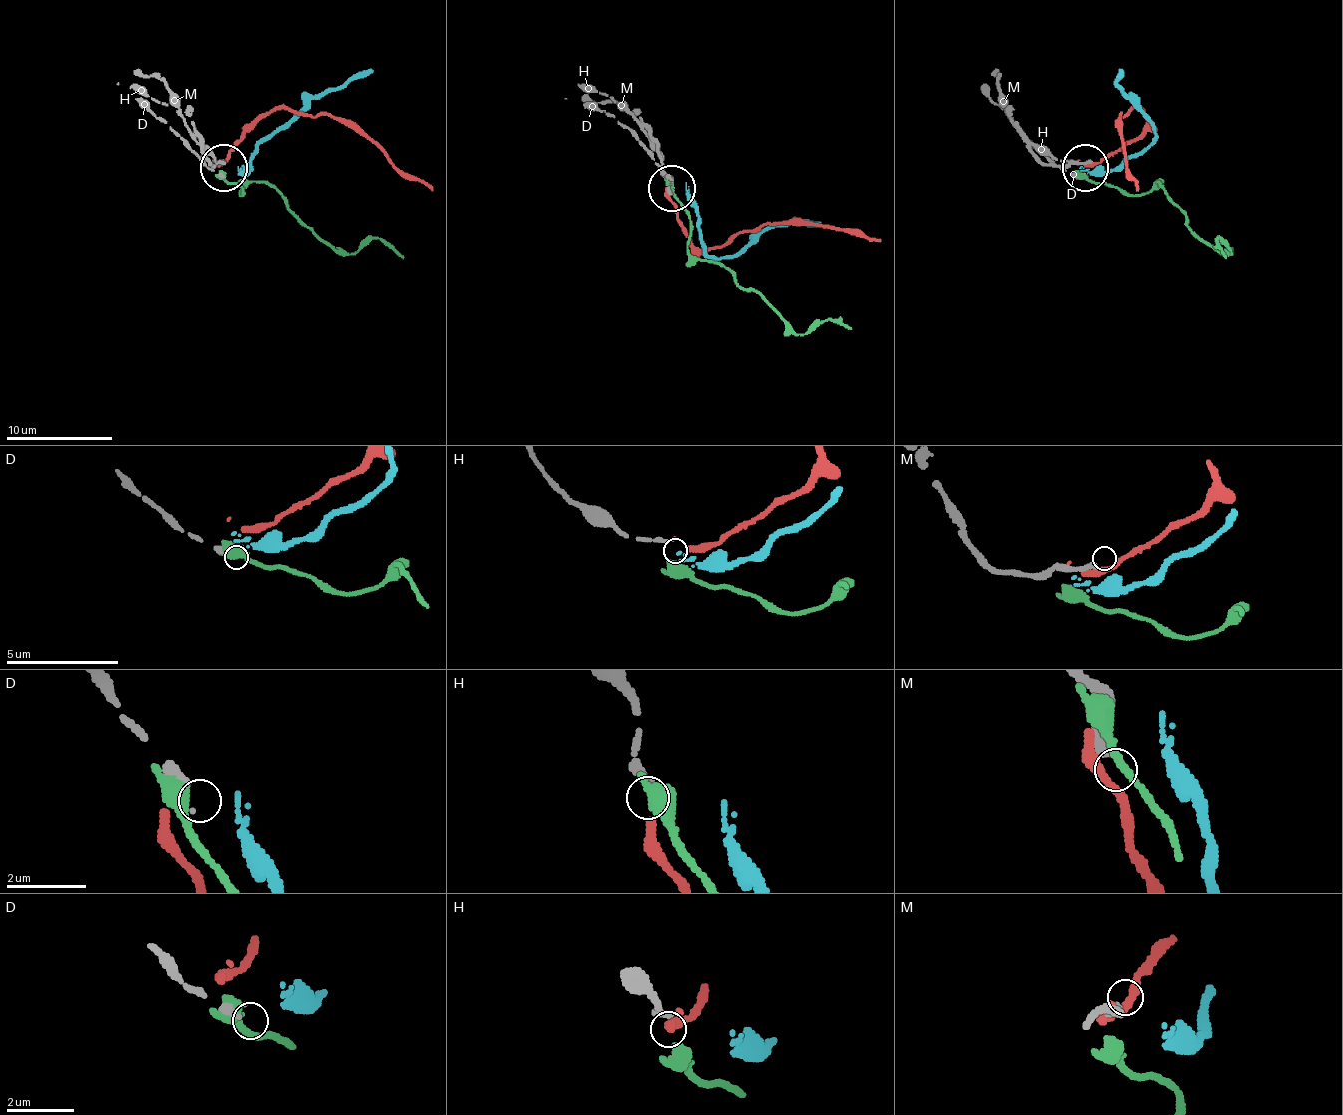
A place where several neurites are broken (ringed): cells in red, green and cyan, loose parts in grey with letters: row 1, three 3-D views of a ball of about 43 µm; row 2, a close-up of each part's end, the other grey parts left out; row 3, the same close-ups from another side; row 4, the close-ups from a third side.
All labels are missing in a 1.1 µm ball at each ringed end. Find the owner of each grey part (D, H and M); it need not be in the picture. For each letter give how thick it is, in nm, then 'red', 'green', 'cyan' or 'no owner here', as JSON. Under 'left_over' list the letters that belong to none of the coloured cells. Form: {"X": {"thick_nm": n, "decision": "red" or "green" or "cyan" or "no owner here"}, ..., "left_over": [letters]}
{"D": {"thick_nm": 50, "decision": "no owner here"}, "H": {"thick_nm": 170, "decision": "red"}, "M": {"thick_nm": 280, "decision": "no owner here"}, "left_over": ["D", "M"]}

